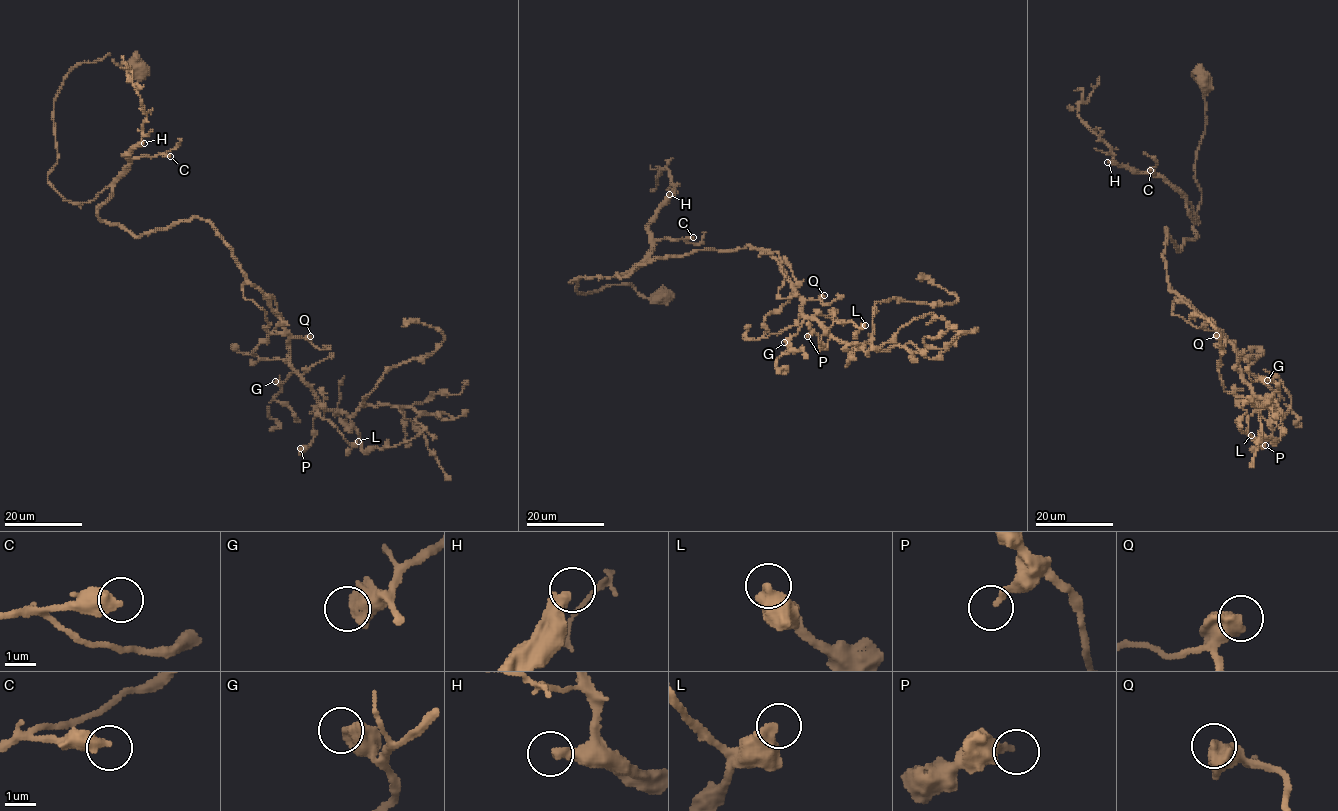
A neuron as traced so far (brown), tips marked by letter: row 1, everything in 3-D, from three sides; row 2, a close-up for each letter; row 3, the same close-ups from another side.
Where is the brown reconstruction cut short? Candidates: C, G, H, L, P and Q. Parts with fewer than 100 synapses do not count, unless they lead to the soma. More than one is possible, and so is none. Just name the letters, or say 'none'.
H

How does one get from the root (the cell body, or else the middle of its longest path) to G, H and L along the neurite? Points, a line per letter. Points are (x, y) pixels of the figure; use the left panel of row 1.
G: (138, 69), (69, 72), (48, 182), (111, 186), (97, 215), (137, 236), (206, 219), (289, 335), (275, 381)
H: (138, 69), (107, 54), (69, 72), (48, 182), (91, 202), (144, 143)
L: (138, 69), (69, 72), (48, 182), (111, 186), (97, 215), (137, 236), (206, 219), (358, 441)

